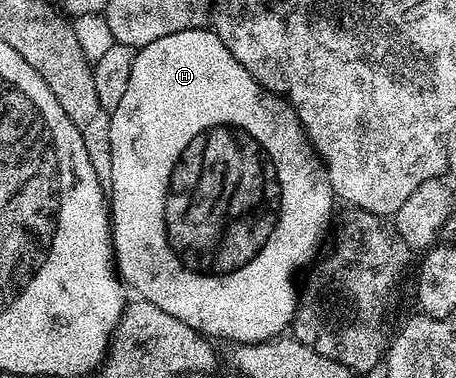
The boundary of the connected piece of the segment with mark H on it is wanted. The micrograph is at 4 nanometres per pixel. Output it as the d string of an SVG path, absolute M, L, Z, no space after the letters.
M201 28L199 30L187 30L186 32L174 32L170 36L162 36L150 44L139 47L136 50L134 68L130 68L130 82L126 84L126 92L123 93L122 101L119 102L118 108L114 108L110 113L112 116L110 120L110 156L112 157L110 225L112 228L112 252L114 255L114 265L119 277L122 279L123 285L131 293L133 290L136 293L133 295L137 299L155 304L156 307L162 308L162 312L182 320L182 324L190 324L190 328L194 328L196 333L203 334L212 340L217 340L216 338L233 338L231 341L239 344L242 342L271 342L273 338L281 337L291 327L292 320L296 316L296 303L298 301L296 269L304 265L304 267L307 267L317 257L318 251L321 249L320 241L323 238L325 241L326 235L330 230L330 223L334 218L334 213L332 214L334 195L332 185L328 179L328 171L324 169L324 163L320 161L319 154L317 154L315 148L309 142L308 135L304 133L304 125L298 120L298 116L292 110L292 105L285 102L280 95L271 94L264 86L257 84L254 76L250 76L250 72L246 72L246 68L242 68L242 64L238 64L238 60L234 60L234 56L230 56L230 48L226 48L226 44L222 44L222 40L218 40L215 32L210 28Z

